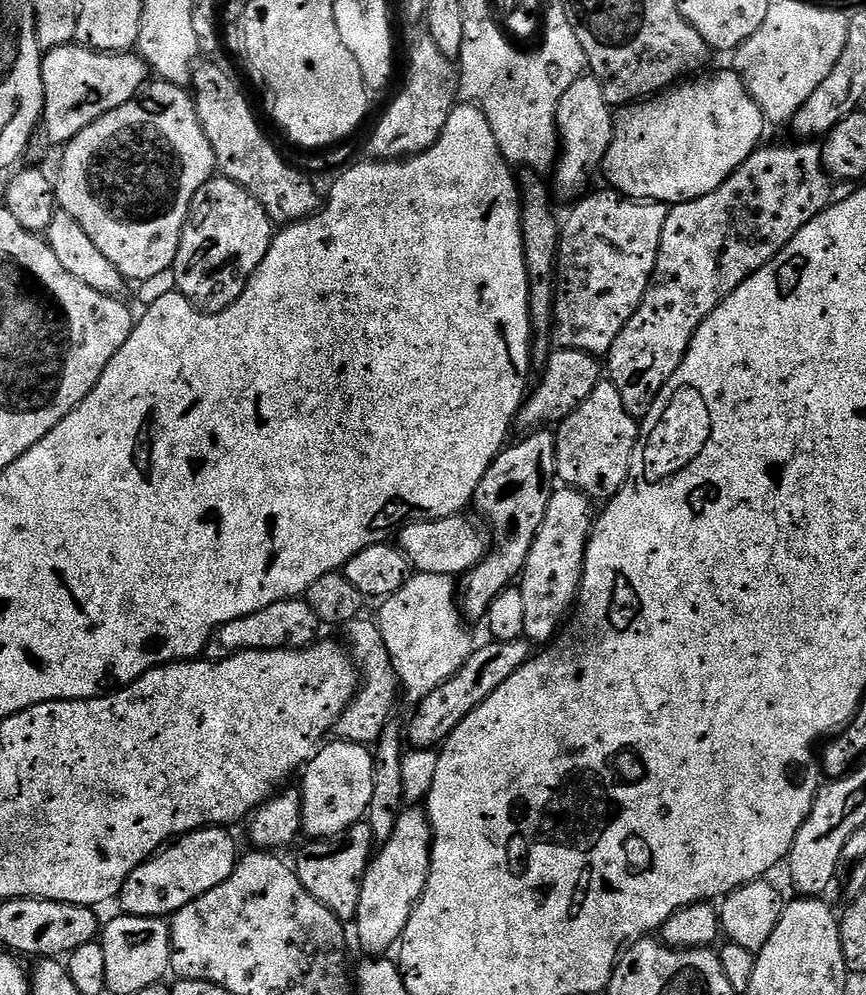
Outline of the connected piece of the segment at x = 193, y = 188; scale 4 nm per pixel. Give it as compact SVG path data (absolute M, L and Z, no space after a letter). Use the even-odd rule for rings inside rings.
M155 83L141 88L133 100L110 110L68 141L60 160L60 173L54 176L57 205L86 230L86 238L118 266L128 282L141 282L171 269L194 194L217 171L210 138L202 130L189 89Z

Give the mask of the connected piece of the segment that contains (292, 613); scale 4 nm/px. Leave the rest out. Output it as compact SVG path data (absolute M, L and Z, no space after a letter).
M307 599L274 602L274 606L266 606L254 614L246 614L246 618L234 618L234 622L223 624L208 640L202 656L203 659L215 662L237 656L240 652L275 648L307 648L308 645L317 643L321 635L320 628L322 629L322 622L314 614Z

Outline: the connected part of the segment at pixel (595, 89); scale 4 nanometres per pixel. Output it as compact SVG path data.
M580 76L574 82L574 86L570 86L566 94L562 94L562 102L558 102L556 111L558 159L554 165L554 188L559 195L561 192L564 196L580 198L589 191L588 183L591 182L592 175L603 165L604 155L612 141L613 123L613 105L606 102L606 94L595 76Z

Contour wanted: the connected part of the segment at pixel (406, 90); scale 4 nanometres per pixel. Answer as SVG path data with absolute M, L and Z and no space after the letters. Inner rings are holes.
M421 35L421 40L412 48L408 56L408 81L405 82L402 92L395 98L392 105L384 112L384 117L376 124L372 132L372 141L368 148L373 152L377 161L398 160L411 155L425 152L441 136L452 109L455 108L460 91L460 74L457 65L434 42L428 35Z

